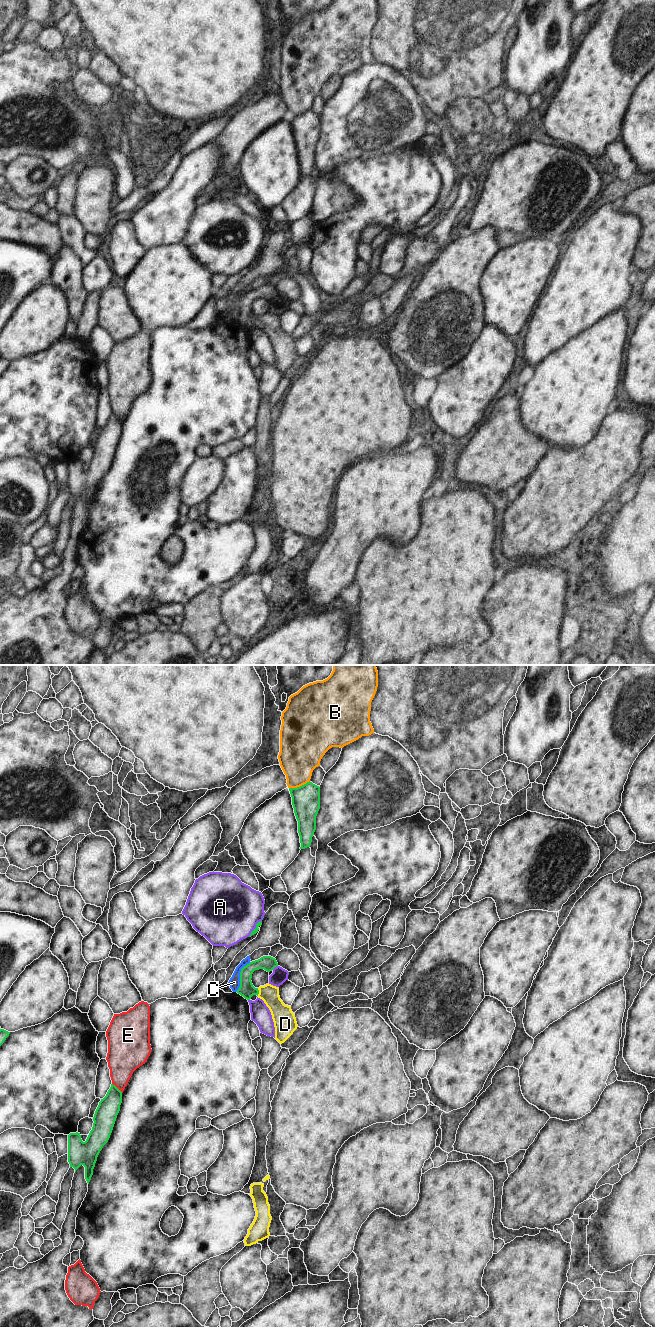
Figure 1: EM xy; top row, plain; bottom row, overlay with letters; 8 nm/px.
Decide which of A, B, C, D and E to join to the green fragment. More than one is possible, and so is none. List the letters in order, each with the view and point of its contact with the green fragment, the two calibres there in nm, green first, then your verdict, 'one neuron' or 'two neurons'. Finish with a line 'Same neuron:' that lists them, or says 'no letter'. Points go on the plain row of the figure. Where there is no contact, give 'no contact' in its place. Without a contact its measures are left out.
A: xy (255, 256) | 40/480 nm | two neurons
B: xy (300, 114) | 220/320 nm | two neurons
C: xy (240, 304) | 120/90 nm | two neurons
D: xy (258, 320) | 120/160 nm | one neuron
E: xy (116, 415) | 180/280 nm | two neurons
Same neuron: D

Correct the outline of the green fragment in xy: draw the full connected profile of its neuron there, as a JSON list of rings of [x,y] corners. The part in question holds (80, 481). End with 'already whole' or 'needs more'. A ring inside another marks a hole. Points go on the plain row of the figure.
[[[111,412],[106,424],[101,427],[93,445],[93,455],[85,470],[82,469],[80,461],[70,461],[68,463],[68,490],[70,495],[76,498],[83,493],[85,495],[85,507],[89,512],[93,503],[93,497],[97,489],[97,485],[103,474],[108,470],[112,461],[117,443],[120,439],[122,431],[122,420],[113,412]]] | already whole

